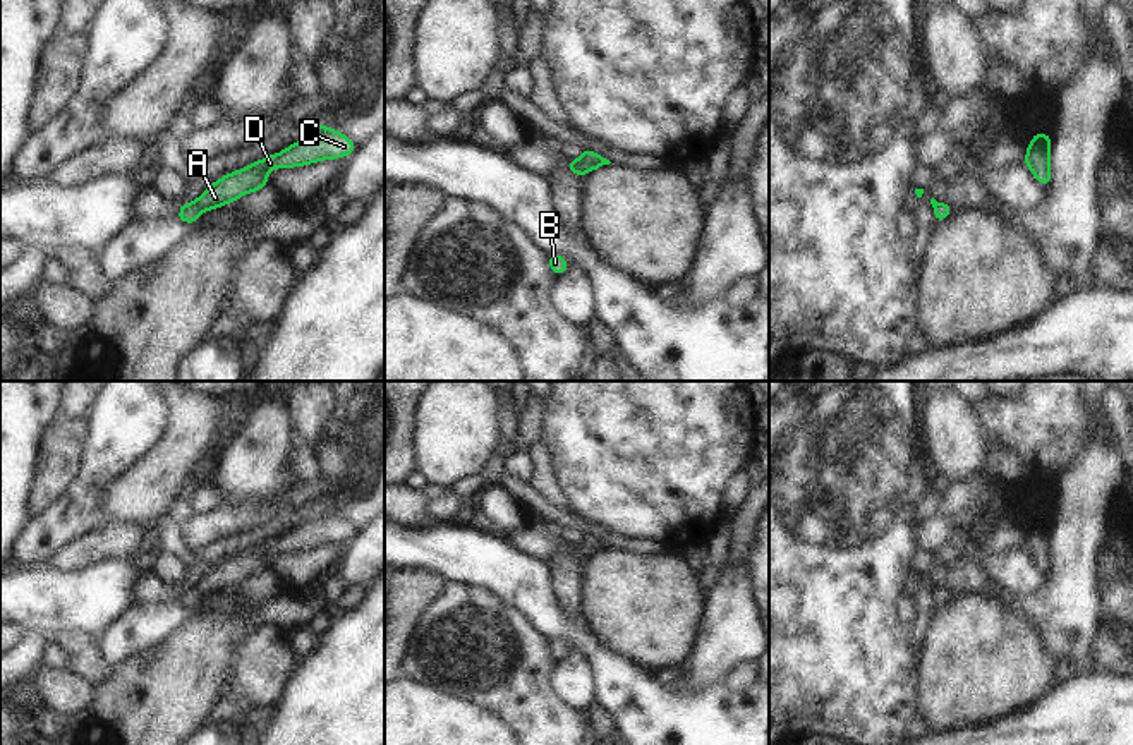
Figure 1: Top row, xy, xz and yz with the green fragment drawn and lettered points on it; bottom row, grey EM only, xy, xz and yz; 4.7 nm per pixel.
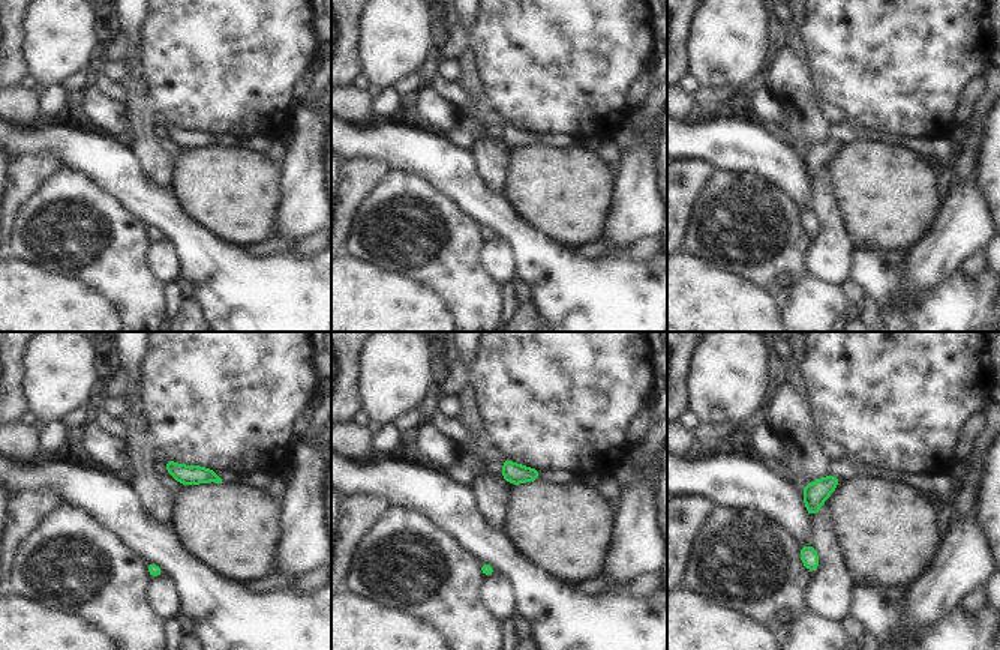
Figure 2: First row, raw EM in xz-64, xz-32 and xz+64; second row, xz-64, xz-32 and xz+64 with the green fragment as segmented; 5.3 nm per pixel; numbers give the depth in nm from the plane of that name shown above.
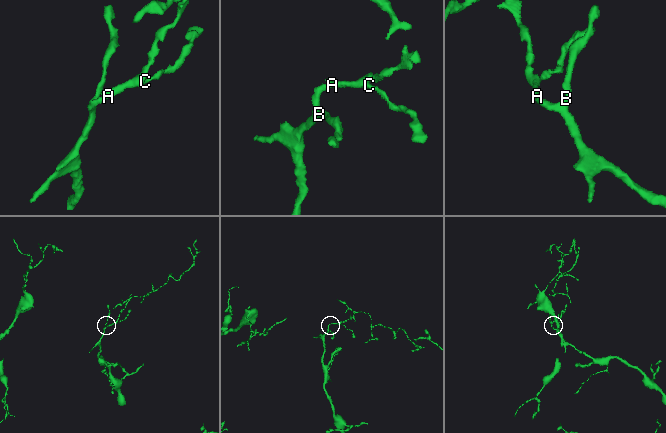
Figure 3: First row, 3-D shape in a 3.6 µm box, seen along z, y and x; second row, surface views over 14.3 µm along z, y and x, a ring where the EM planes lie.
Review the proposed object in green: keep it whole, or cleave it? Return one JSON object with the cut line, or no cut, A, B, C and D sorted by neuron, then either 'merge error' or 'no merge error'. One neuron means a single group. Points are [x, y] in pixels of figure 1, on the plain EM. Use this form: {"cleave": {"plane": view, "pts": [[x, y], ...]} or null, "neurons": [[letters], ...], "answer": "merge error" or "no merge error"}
{"cleave": null, "neurons": [["A", "B", "C", "D"]], "answer": "no merge error"}

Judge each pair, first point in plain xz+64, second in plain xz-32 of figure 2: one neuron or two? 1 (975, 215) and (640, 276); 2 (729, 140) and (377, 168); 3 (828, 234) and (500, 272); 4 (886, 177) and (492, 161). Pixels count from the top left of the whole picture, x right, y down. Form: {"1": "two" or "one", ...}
{"1": "two", "2": "two", "3": "one", "4": "two"}

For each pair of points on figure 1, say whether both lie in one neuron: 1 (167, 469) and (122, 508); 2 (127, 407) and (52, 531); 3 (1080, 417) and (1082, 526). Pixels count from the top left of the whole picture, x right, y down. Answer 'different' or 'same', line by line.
1: same
2: same
3: different

